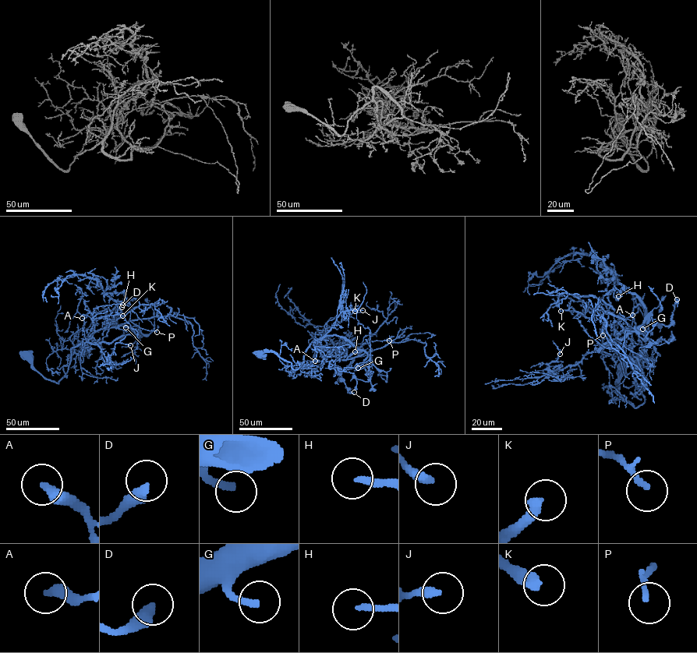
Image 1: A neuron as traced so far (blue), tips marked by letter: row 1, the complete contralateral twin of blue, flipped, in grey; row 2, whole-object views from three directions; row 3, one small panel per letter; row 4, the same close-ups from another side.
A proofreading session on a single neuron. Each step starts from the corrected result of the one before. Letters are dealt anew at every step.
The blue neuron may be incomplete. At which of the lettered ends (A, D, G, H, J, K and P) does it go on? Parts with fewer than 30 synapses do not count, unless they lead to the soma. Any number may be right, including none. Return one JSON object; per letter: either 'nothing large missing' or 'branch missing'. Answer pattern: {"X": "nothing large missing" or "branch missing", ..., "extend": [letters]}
{"A": "nothing large missing", "D": "nothing large missing", "G": "branch missing", "H": "branch missing", "J": "nothing large missing", "K": "branch missing", "P": "nothing large missing", "extend": ["G", "H", "K"]}

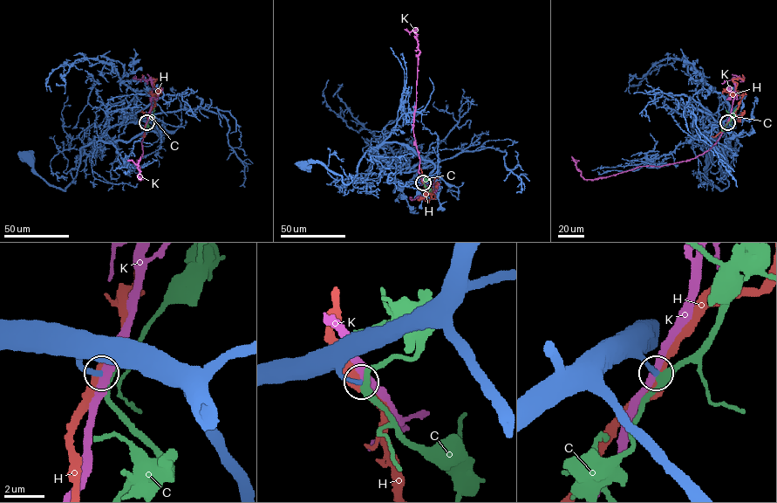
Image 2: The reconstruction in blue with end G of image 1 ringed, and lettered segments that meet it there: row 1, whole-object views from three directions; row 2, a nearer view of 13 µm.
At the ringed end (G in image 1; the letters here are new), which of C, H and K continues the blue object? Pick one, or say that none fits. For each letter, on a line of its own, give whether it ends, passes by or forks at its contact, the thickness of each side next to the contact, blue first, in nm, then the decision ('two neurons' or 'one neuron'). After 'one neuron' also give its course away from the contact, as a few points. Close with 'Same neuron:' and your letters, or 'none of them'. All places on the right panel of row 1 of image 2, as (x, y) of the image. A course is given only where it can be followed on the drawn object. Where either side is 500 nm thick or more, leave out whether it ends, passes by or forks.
C: it passes by; 240 nm thick on the blue side, 360 nm on the other; one neuron; it runs (727, 122), (736, 107)
H: it passes by; 260 nm thick on the blue side, 440 nm on the other; two neurons
K: it passes by; 240 nm thick on the blue side, 360 nm on the other; two neurons
Same neuron: C

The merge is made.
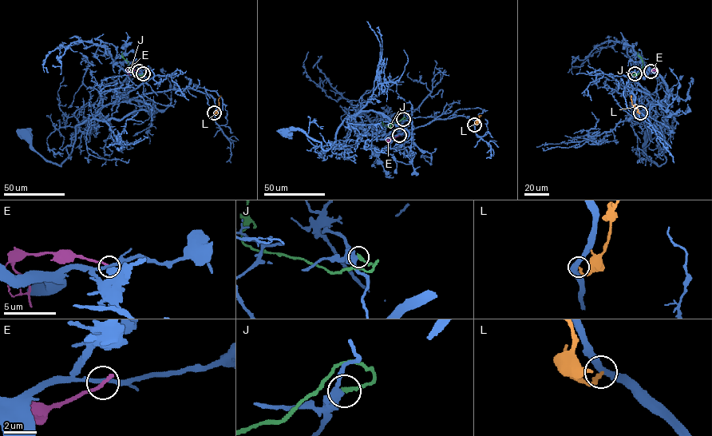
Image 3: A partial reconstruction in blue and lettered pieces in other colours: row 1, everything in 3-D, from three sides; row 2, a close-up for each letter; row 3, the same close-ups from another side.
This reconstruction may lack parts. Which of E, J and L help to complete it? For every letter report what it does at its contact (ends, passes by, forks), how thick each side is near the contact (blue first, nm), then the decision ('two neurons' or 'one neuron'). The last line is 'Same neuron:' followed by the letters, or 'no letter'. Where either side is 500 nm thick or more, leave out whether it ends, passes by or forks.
E: it ends; calibres 280 and 260 nm; two neurons
J: it ends; calibres 440 and 280 nm; two neurons
L: it ends; calibres 460 and 240 nm; two neurons
Same neuron: no letter

